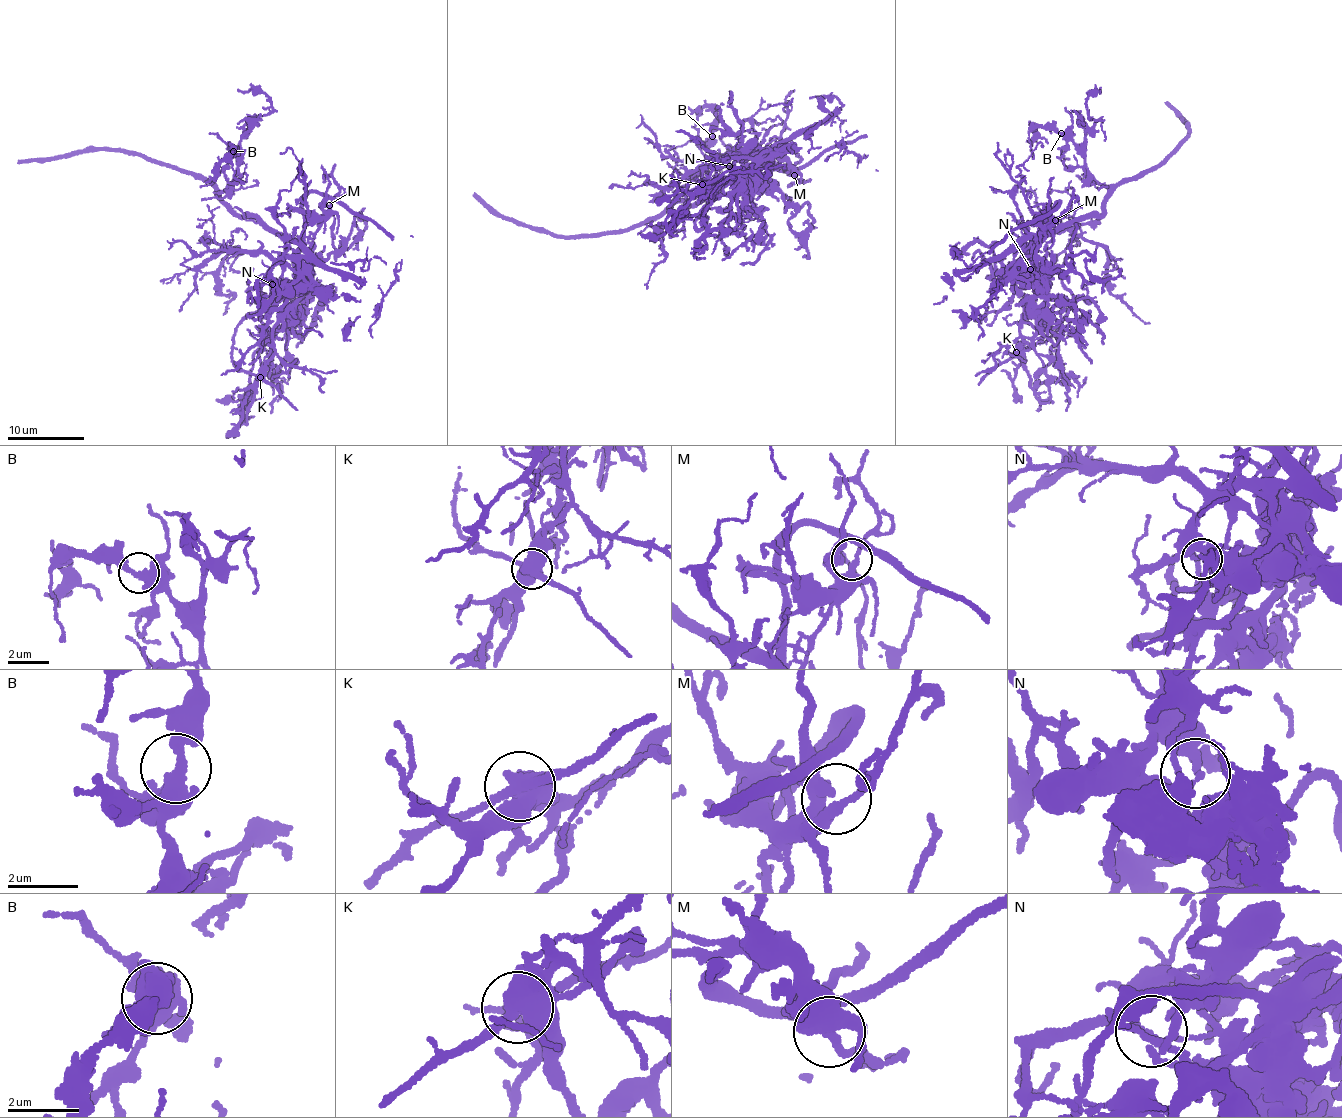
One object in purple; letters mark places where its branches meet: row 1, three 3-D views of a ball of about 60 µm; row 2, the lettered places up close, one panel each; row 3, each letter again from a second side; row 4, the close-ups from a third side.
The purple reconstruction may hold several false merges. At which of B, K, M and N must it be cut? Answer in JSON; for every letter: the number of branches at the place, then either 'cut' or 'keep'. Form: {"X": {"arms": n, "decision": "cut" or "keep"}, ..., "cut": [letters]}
{"B": {"arms": 3, "decision": "keep"}, "K": {"arms": 5, "decision": "cut"}, "M": {"arms": 2, "decision": "keep"}, "N": {"arms": 2, "decision": "cut"}, "cut": ["K", "N"]}

